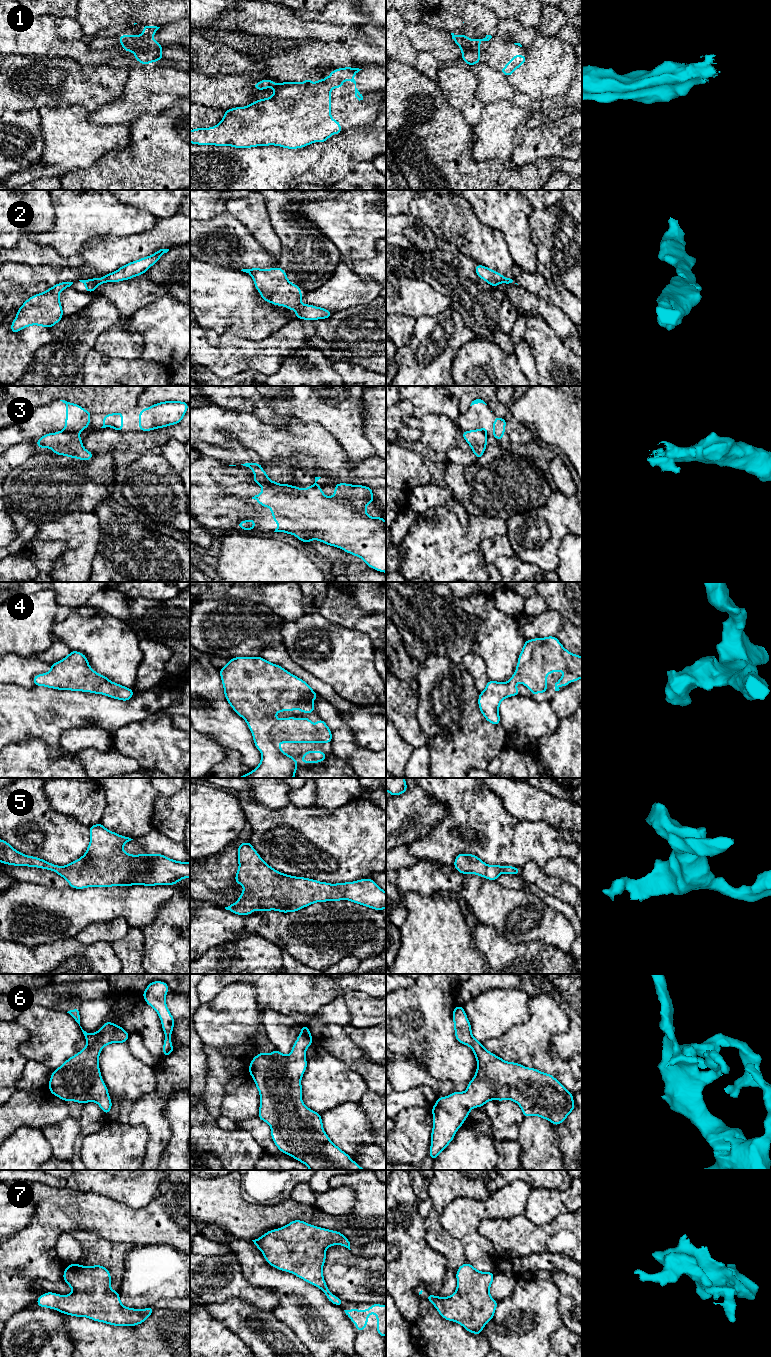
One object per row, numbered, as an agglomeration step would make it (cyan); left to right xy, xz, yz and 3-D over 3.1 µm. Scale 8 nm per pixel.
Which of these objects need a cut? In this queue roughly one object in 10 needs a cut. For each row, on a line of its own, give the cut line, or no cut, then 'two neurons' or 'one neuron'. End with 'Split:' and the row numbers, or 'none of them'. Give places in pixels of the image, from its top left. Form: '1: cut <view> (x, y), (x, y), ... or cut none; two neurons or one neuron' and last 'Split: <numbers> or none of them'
1: cut none; one neuron
2: cut none; one neuron
3: cut xy (63, 430), (78, 433); two neurons
4: cut none; one neuron
5: cut none; one neuron
6: cut none; one neuron
7: cut none; one neuron
Split: 3

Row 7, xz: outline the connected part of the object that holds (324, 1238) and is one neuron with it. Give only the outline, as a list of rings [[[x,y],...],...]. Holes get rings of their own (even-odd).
[[[293,1220],[286,1226],[270,1230],[252,1241],[272,1267],[292,1273],[307,1283],[320,1288],[331,1303],[341,1307],[343,1301],[328,1289],[322,1268],[326,1261],[325,1252],[328,1247],[338,1244],[351,1250],[349,1240],[342,1233],[320,1228],[301,1220]]]

